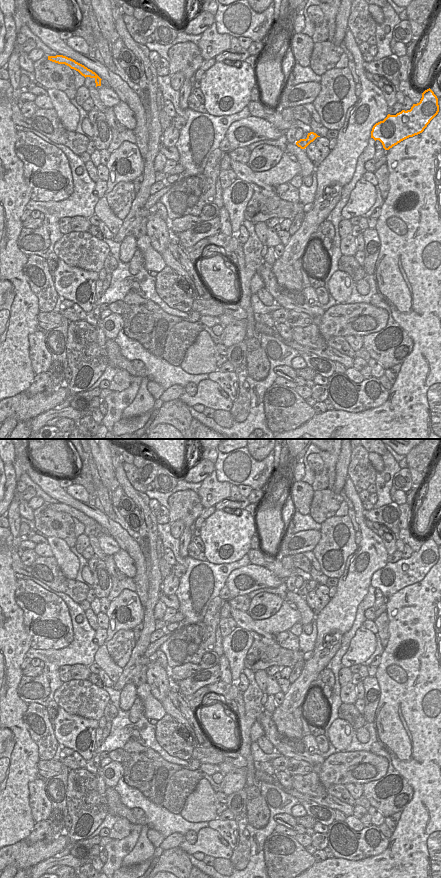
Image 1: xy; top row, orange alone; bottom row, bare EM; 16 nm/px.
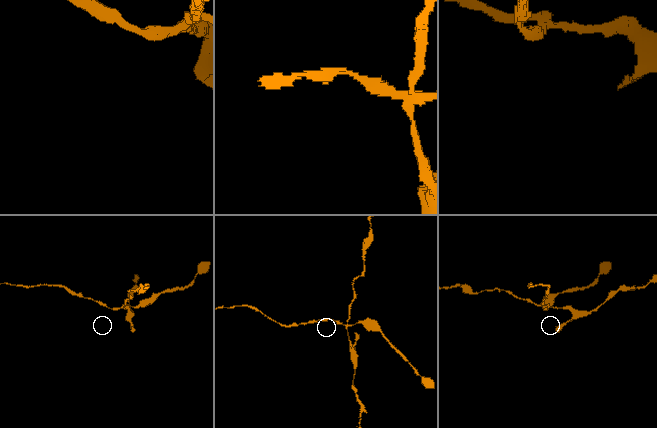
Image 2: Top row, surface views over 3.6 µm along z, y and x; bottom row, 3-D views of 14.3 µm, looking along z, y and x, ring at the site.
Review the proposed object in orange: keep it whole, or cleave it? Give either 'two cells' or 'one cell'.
two cells

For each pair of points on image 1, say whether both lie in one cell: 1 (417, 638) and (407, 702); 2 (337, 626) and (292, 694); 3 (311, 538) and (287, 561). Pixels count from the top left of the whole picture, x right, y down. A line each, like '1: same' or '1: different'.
1: same
2: different
3: different

